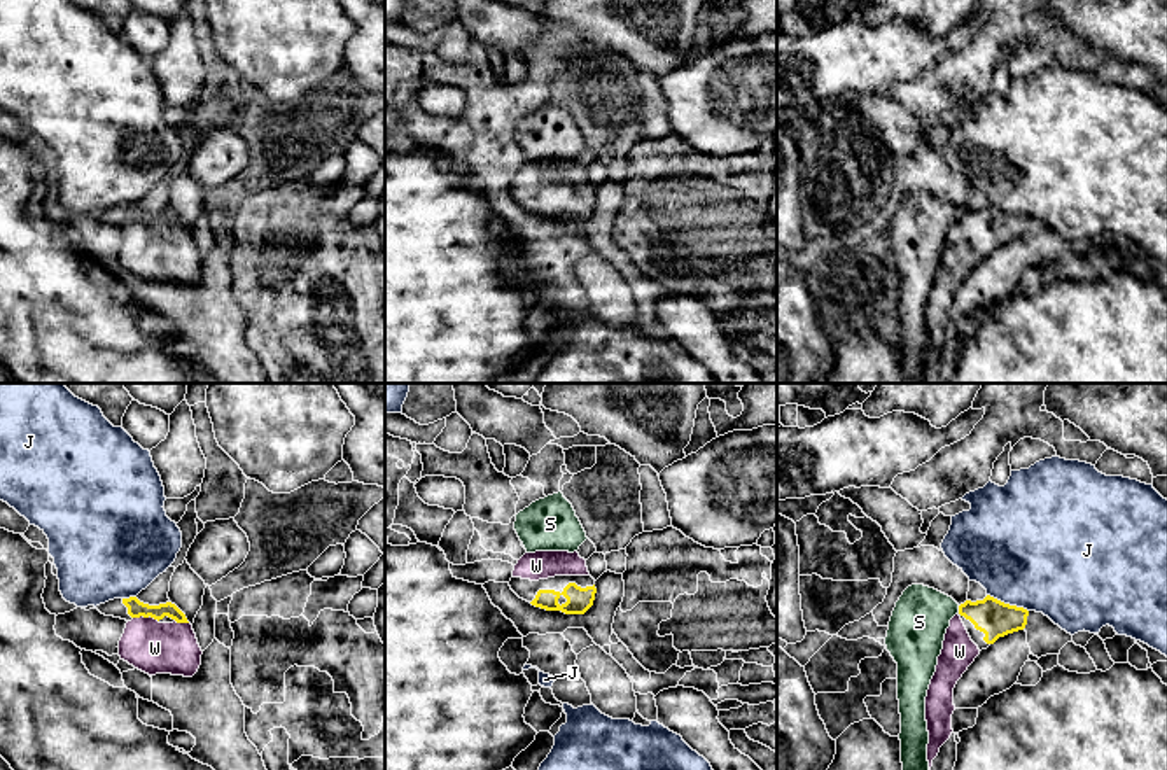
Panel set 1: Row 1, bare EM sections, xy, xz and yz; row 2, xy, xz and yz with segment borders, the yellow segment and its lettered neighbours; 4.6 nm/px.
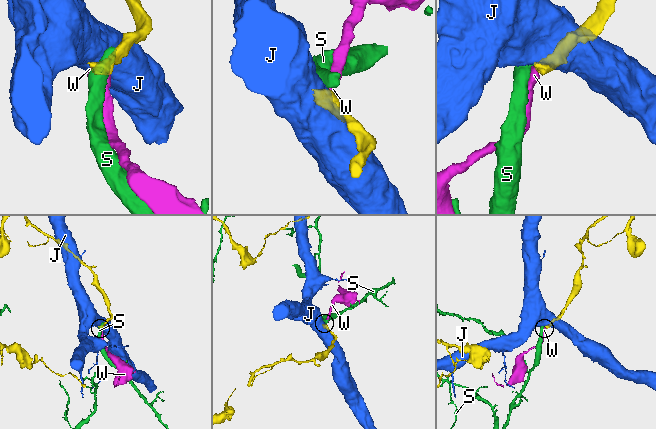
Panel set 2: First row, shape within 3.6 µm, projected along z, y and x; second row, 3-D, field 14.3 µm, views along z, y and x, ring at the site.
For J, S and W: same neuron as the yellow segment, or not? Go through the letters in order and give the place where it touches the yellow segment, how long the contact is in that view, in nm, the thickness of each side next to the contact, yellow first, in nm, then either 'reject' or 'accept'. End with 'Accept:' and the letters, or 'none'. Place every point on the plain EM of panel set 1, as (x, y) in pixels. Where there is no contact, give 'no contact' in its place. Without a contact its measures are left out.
J: yz (1008, 212) | 200 nm | 170/500 nm | reject
S: yz (959, 217) | 30 nm | 170/260 nm | reject
W: xy (140, 223) | 70 nm | 80/240 nm | accept
Accept: W

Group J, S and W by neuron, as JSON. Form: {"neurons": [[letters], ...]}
{"neurons": [["J"], ["S"], ["W"]]}

